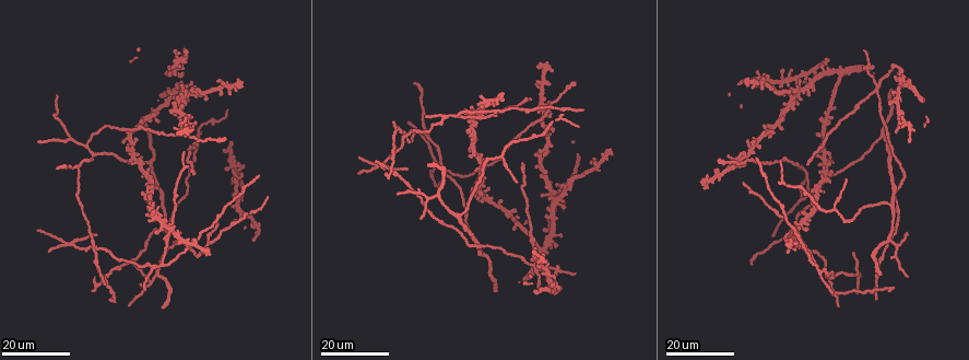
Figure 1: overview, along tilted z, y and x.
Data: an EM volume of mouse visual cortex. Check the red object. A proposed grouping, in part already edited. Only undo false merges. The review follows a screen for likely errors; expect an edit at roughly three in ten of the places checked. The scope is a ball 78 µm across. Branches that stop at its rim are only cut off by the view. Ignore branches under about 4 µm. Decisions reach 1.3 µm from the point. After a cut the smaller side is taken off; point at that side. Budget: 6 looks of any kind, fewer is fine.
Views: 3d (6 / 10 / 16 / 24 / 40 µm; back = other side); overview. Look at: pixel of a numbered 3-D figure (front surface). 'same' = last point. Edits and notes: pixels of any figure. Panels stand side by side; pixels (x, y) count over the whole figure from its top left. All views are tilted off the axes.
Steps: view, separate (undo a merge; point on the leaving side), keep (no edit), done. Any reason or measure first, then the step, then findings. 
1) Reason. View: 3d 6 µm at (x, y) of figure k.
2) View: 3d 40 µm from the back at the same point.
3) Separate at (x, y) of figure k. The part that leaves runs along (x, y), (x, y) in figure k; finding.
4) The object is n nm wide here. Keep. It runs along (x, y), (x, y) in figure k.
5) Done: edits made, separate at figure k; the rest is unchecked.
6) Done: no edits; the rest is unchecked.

Four-way junction. View: 3d 16 µm at (868, 66) of figure 1.

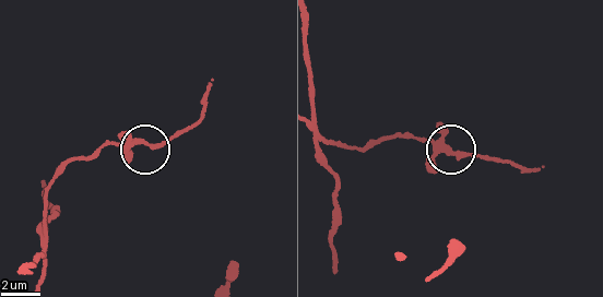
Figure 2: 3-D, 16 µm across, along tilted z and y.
Zoom in. View: 3d 10 µm at (438, 149) of figure 2.

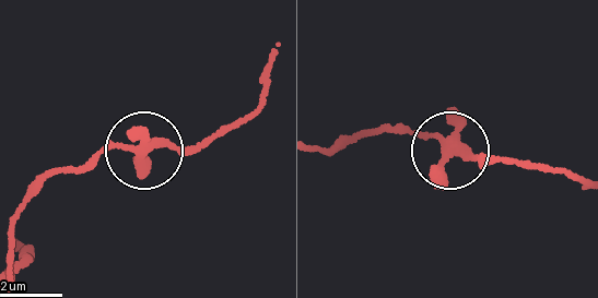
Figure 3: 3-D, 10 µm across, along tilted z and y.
Keep. It runs along (321, 148), (401, 130), (528, 163) in figure 3; all the same neuron.

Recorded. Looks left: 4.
Three arms meet. View: 3d 16 µm at (877, 89) of figure 1.

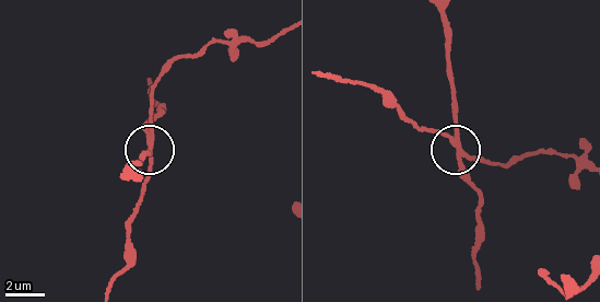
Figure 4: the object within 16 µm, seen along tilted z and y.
View: 3d 6 µm at (148, 137) of figure 4.

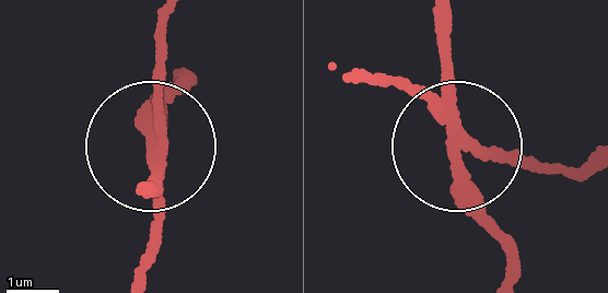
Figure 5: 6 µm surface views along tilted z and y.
The side arm is 8 µm long. Separate at (475, 191) of figure 5. The part that leaves runs along (447, 117), (439, 19) in figure 5; two neurons meet here.

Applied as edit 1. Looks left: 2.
View: 3d 16 µm at (460, 235) of figure 1.

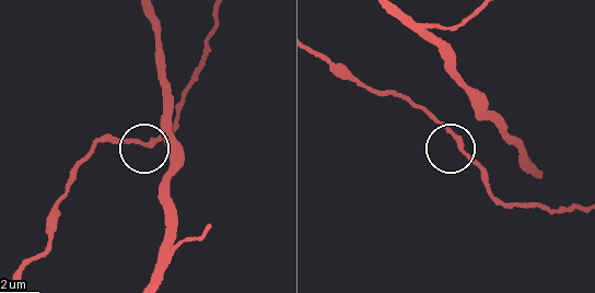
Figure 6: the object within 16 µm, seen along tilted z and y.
View: 3d 10 µm at (147, 144) of figure 6.

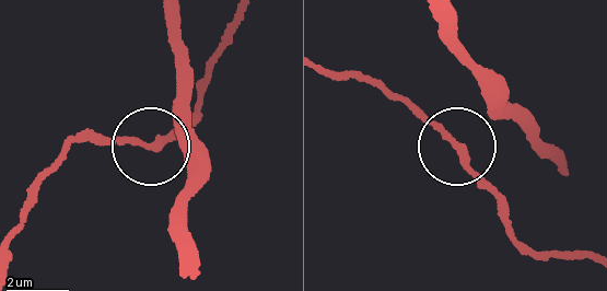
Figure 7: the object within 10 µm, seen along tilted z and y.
The side arm is 40 µm long. Keep. It runs along (171, 14), (181, 124), (150, 143), (78, 132) in figure 7; one neuron here.

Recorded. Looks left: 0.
Done: edits made, separate at figure 5; the rest is unchecked.

